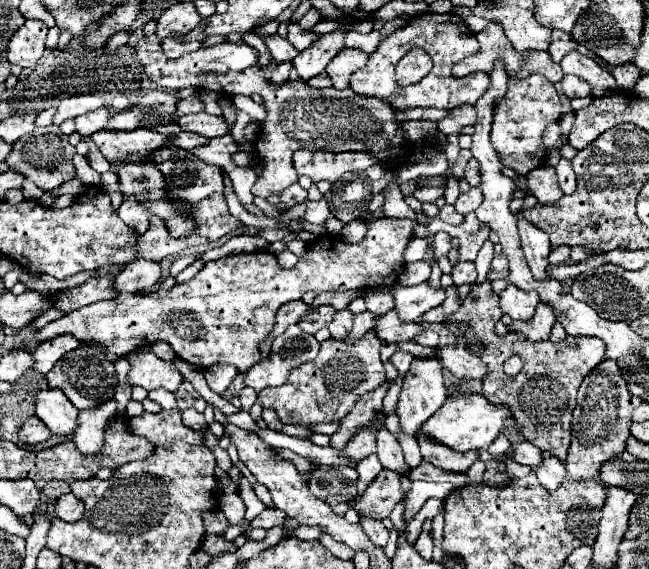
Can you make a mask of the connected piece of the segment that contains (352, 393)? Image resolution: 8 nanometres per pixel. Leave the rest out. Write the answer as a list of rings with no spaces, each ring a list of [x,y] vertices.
[[[368,330],[356,342],[324,340],[316,360],[294,368],[286,384],[258,392],[258,402],[262,408],[272,408],[282,424],[314,426],[342,420],[352,410],[352,404],[364,396],[364,392],[376,390],[382,382],[386,382],[384,366],[380,360],[380,346],[382,342],[374,330]]]

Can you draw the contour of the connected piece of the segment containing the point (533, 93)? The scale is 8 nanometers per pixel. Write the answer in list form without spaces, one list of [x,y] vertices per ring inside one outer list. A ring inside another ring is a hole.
[[[532,74],[524,80],[510,78],[508,92],[500,98],[500,104],[496,104],[490,140],[508,168],[518,174],[528,174],[532,168],[544,166],[546,146],[542,144],[542,132],[548,124],[558,122],[560,118],[562,104],[552,82],[544,80],[544,76],[538,74]]]

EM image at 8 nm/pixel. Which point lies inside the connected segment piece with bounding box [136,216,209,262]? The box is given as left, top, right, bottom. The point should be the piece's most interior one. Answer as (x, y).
(155, 244)

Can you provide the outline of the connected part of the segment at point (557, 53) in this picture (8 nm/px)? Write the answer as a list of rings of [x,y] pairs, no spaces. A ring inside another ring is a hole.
[[[552,32],[552,42],[550,42],[550,48],[548,48],[548,54],[552,56],[552,60],[558,64],[570,50],[576,48],[576,42],[574,38],[568,34],[568,32]]]

